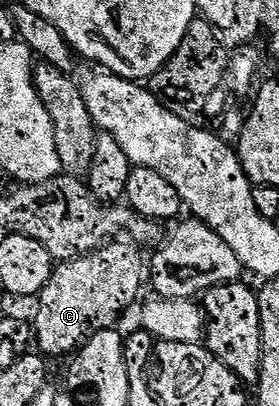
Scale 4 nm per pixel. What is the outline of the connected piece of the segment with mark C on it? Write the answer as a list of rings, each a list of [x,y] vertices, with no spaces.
[[[113,242],[105,244],[102,248],[79,256],[77,260],[65,260],[57,263],[52,270],[52,277],[40,291],[36,308],[36,328],[34,324],[34,344],[38,347],[39,355],[45,358],[51,356],[64,356],[75,353],[84,341],[90,339],[96,332],[106,332],[113,327],[112,324],[120,316],[120,311],[128,304],[128,299],[140,288],[140,283],[145,283],[146,268],[140,261],[137,249],[128,242]]]

